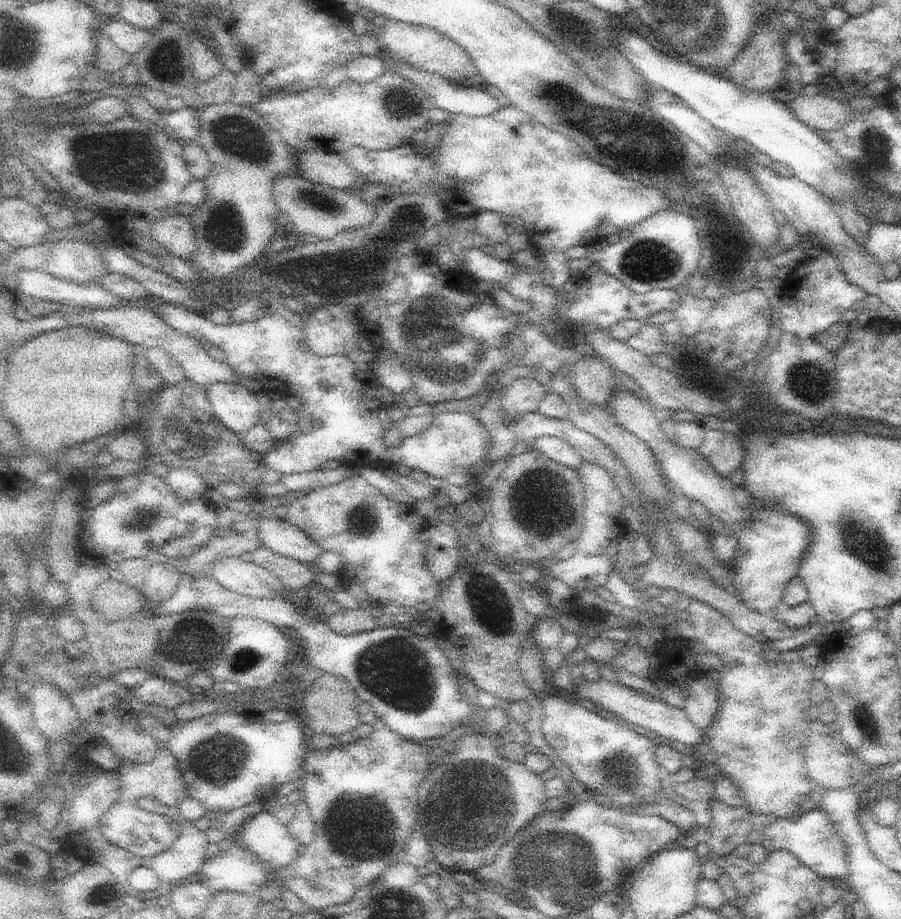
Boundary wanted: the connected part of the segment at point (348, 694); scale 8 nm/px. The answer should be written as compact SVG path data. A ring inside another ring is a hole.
M325 672L323 676L318 677L309 684L307 695L302 708L306 708L306 712L302 711L304 724L308 722L308 726L315 733L324 733L332 736L340 736L344 732L352 732L361 724L359 715L359 704L361 700L355 693L355 690L350 686L350 683L341 676Z

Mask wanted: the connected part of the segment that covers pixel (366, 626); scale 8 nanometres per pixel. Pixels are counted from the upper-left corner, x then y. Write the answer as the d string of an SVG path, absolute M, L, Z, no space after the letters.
M366 608L345 609L330 617L328 626L339 635L353 635L376 628L377 612Z

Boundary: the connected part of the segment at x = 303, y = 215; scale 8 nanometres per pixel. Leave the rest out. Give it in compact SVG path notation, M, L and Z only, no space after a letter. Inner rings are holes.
M286 175L276 178L273 186L274 200L281 212L288 216L291 232L301 239L314 235L320 239L344 235L343 230L355 231L369 227L376 216L378 205L366 203L361 197L350 194L346 189L314 184L300 175Z

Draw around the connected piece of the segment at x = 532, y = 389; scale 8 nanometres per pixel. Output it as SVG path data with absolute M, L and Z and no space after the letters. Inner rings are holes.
M533 376L514 380L505 388L501 400L505 422L510 422L526 413L538 411L542 399L550 391L549 383L540 383Z

